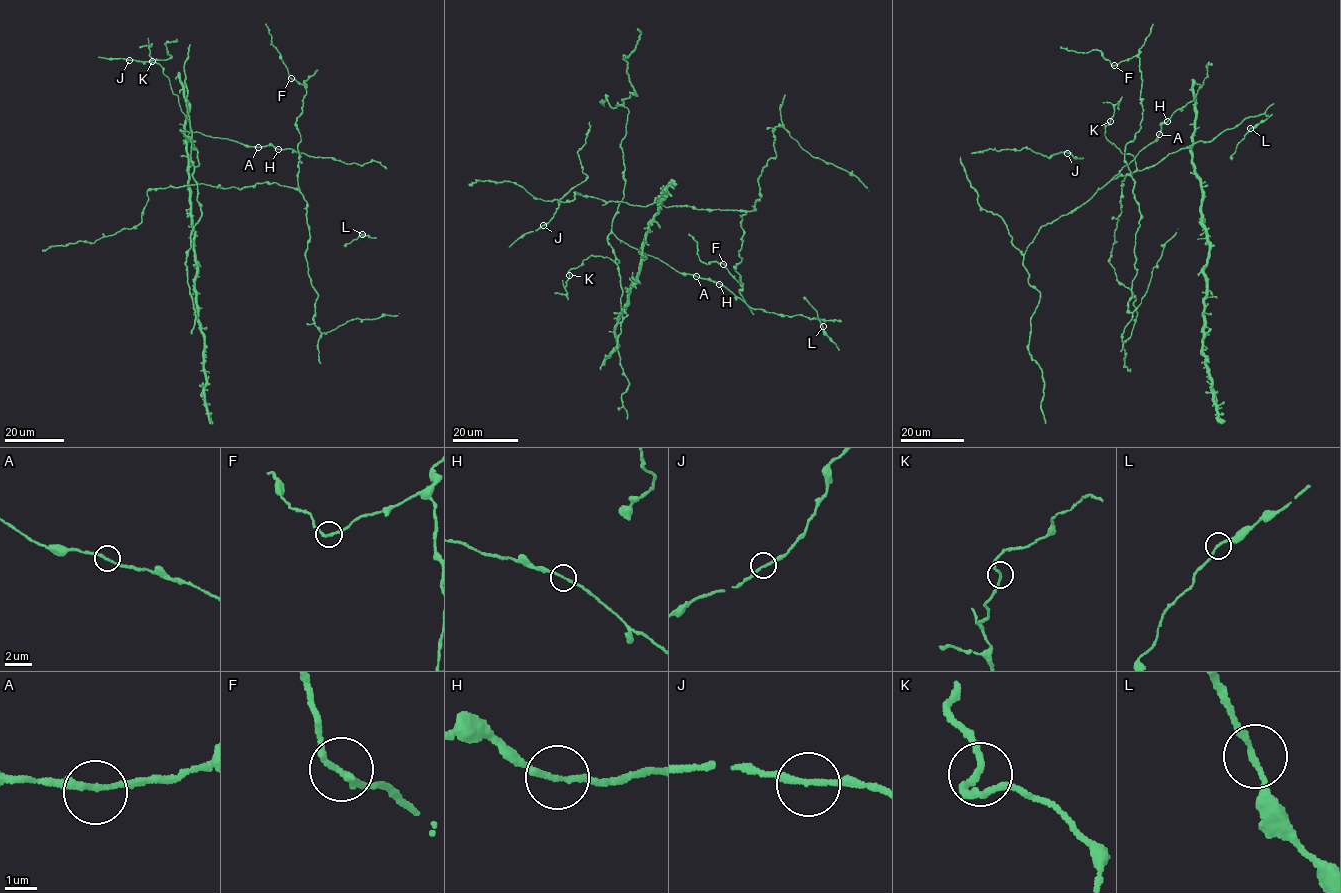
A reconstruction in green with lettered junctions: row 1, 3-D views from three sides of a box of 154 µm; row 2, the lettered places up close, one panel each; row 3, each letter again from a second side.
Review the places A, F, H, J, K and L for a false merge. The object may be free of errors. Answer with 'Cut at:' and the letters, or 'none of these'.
Cut at: none of these

